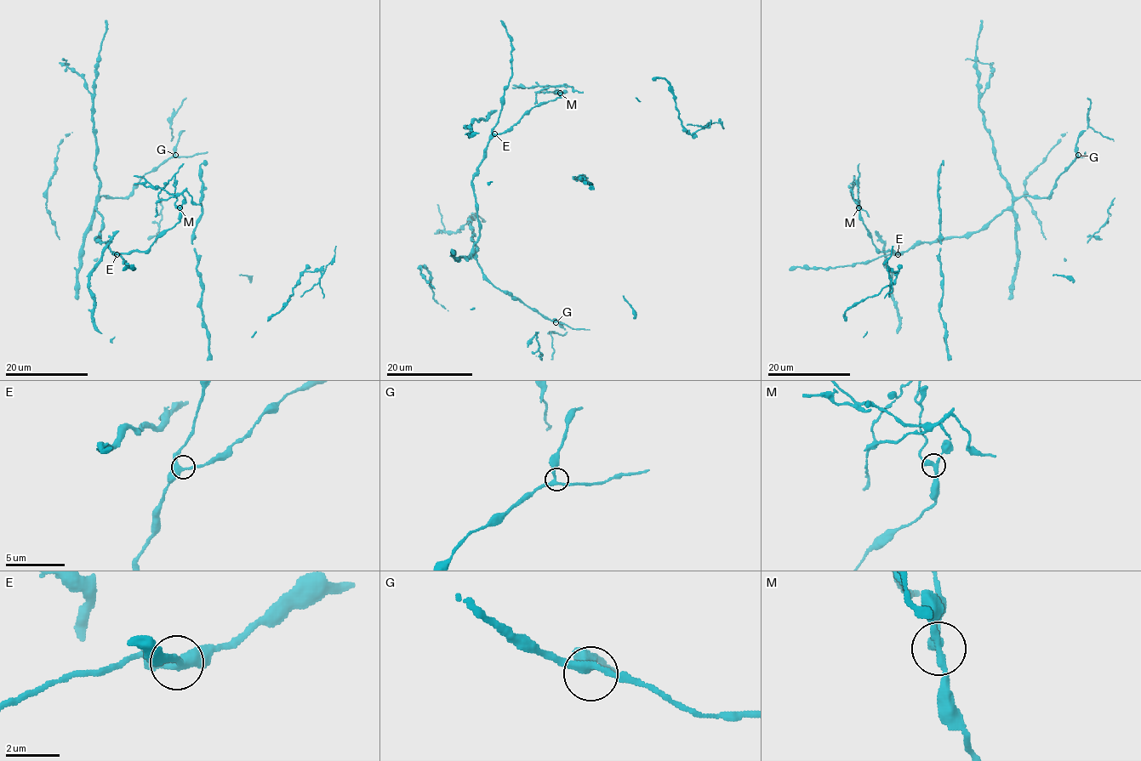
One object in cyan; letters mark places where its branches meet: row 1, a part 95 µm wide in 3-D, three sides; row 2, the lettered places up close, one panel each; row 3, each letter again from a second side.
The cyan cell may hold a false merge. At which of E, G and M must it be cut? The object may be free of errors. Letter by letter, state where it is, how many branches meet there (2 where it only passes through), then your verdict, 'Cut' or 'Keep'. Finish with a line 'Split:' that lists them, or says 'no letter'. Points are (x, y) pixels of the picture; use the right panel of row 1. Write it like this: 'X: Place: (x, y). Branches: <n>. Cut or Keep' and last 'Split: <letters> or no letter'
E: Place: (898, 254). Branches: 3. Keep
G: Place: (1078, 155). Branches: 3. Keep
M: Place: (858, 207). Branches: 3. Cut
Split: M

